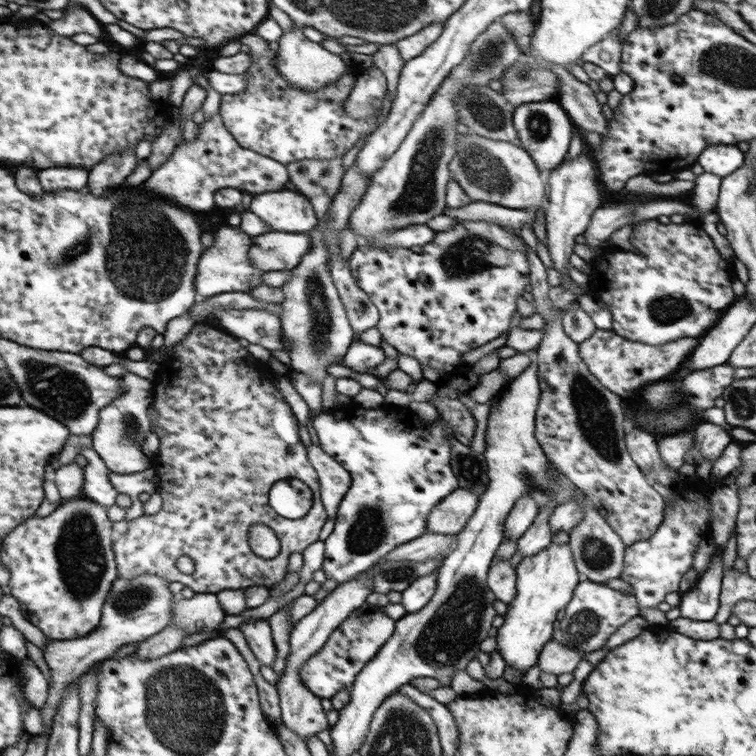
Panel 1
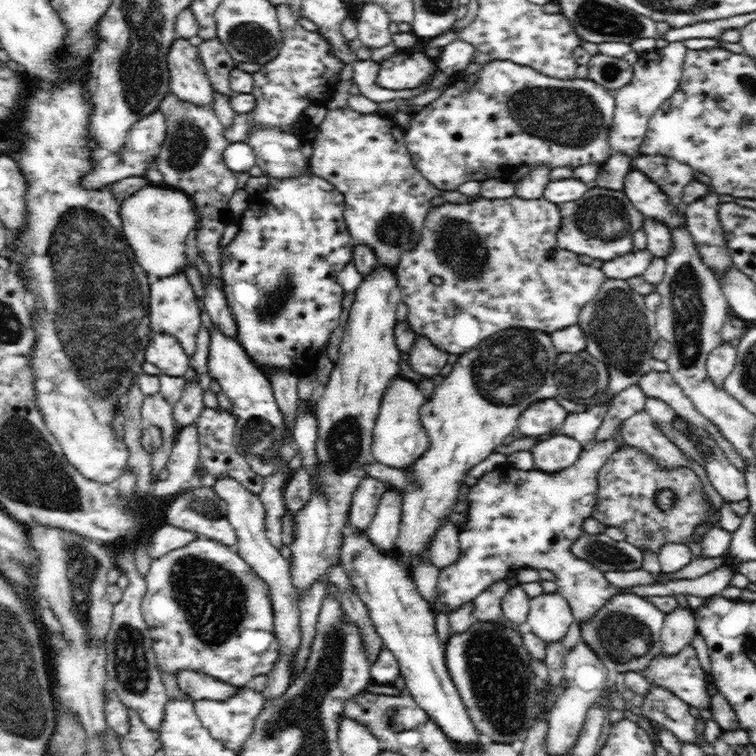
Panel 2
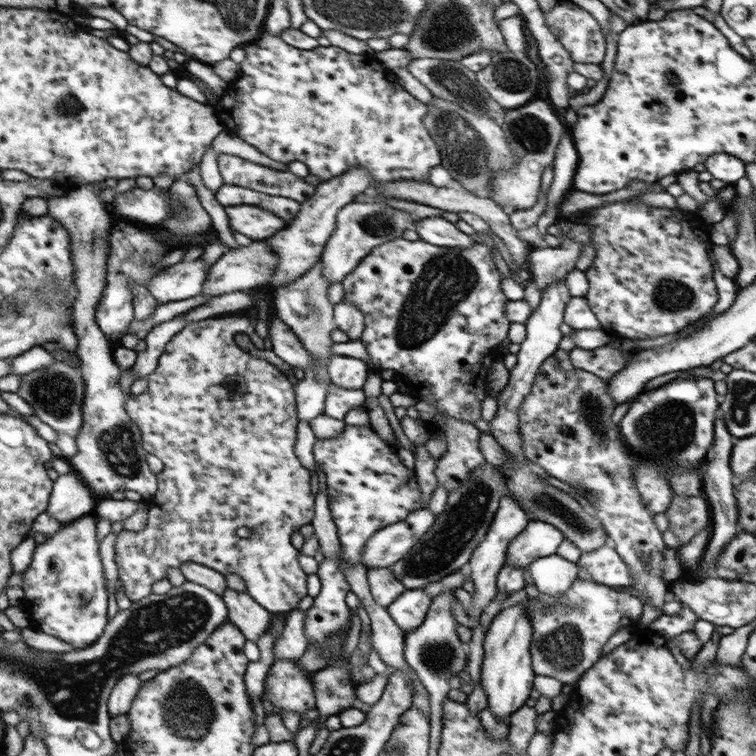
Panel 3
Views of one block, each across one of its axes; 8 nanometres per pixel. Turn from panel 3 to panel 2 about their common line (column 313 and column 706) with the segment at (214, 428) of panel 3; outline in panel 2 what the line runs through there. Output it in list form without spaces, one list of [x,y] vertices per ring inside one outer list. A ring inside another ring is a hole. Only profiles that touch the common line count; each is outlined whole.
[[[625,444],[621,449],[617,449],[608,462],[600,467],[597,472],[597,501],[592,517],[605,524],[607,527],[618,527],[625,532],[625,540],[628,544],[633,544],[636,548],[645,552],[649,550],[654,554],[658,553],[660,546],[668,544],[688,545],[688,540],[692,539],[694,528],[711,514],[711,501],[704,492],[704,486],[700,478],[690,467],[670,467],[662,469],[660,465],[654,463],[654,459],[636,447]],[[662,489],[672,489],[674,491],[674,507],[668,511],[660,511],[656,507],[653,496]]]

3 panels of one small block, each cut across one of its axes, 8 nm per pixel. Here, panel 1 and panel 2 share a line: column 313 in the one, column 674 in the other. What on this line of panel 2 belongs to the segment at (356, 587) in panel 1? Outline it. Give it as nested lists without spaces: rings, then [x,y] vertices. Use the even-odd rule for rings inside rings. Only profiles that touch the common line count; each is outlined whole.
[[[674,608],[665,616],[661,630],[661,654],[674,656],[690,645],[697,633],[695,615],[690,608]],[[652,685],[642,697],[642,716],[668,730],[681,745],[696,744],[697,719],[690,714],[690,706],[686,701],[660,685]]]

